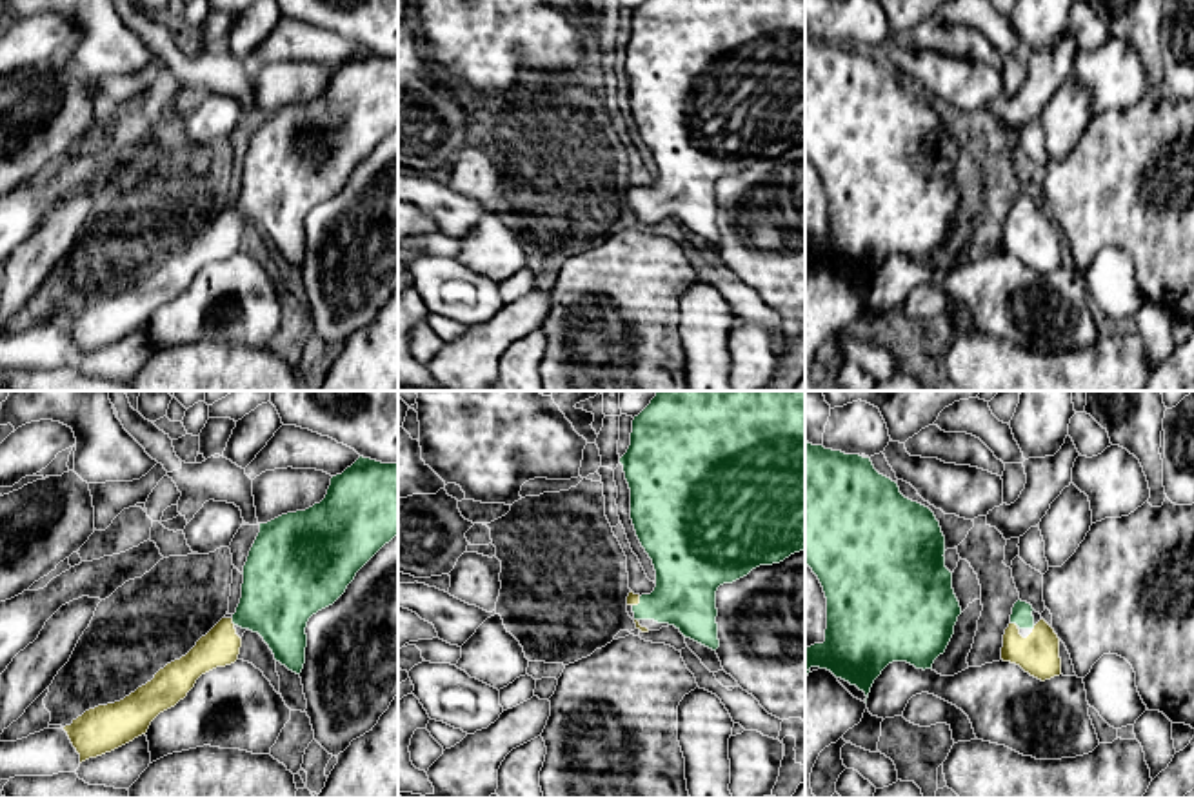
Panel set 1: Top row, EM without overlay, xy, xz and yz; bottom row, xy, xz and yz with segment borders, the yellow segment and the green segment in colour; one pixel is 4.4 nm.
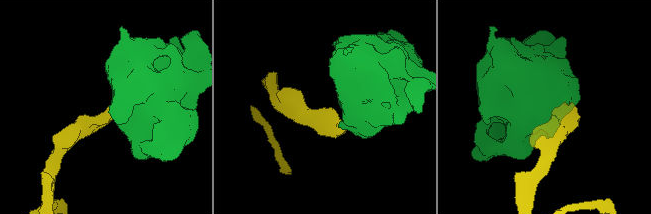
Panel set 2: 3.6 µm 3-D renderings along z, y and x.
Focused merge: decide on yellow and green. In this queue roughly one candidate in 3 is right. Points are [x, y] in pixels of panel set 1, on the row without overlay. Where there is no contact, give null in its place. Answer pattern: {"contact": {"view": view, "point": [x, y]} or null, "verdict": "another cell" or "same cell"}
{"contact": {"view": "yz", "point": [1014, 217]}, "verdict": "same cell"}

